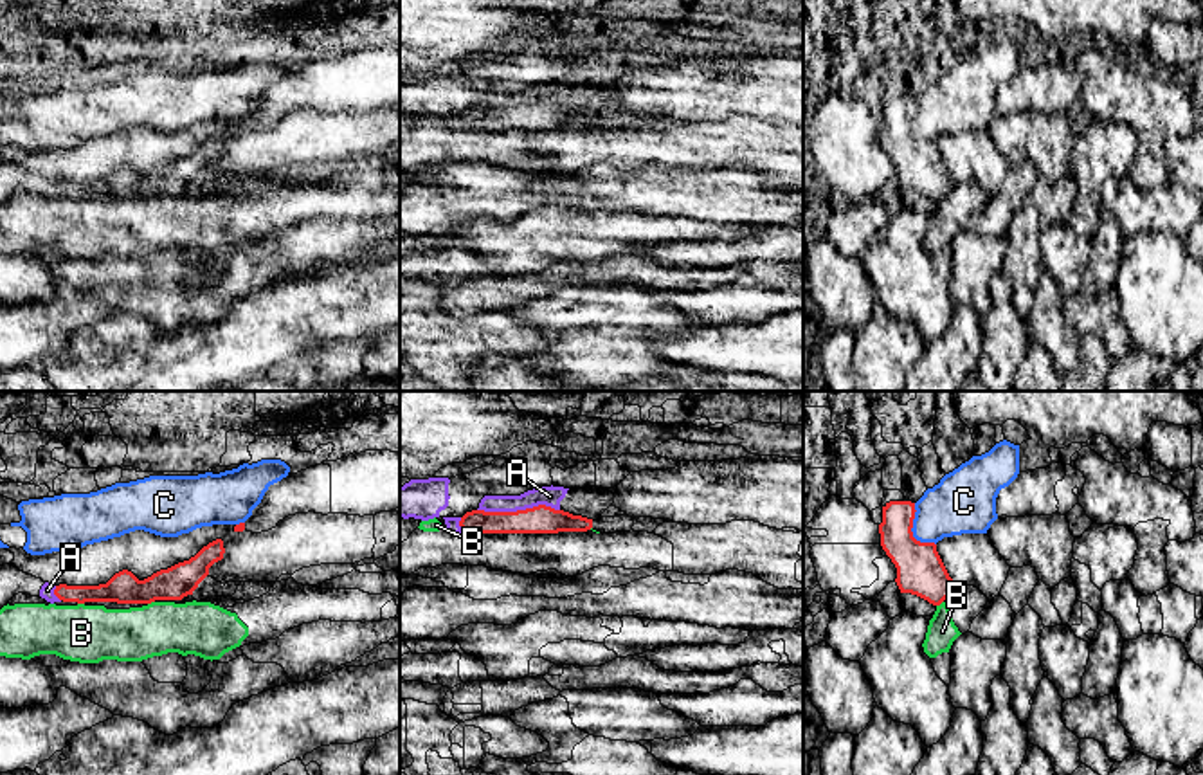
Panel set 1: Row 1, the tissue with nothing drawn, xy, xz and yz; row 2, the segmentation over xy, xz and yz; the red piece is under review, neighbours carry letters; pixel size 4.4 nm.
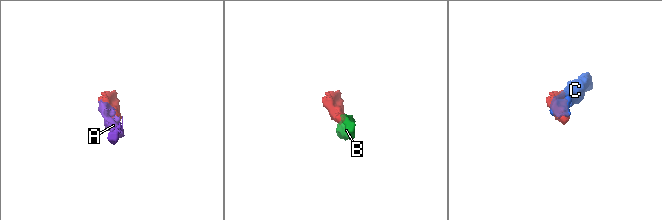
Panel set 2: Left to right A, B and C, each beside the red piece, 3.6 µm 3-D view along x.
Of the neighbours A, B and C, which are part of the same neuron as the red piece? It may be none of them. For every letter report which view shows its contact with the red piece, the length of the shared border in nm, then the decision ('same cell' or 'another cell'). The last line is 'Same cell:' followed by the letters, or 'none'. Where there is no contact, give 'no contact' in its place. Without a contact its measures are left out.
A: contact in xz; length 360 nm; same cell
B: contact in xy; length 40 nm; another cell
C: contact in yz; length 220 nm; another cell
Same cell: A

